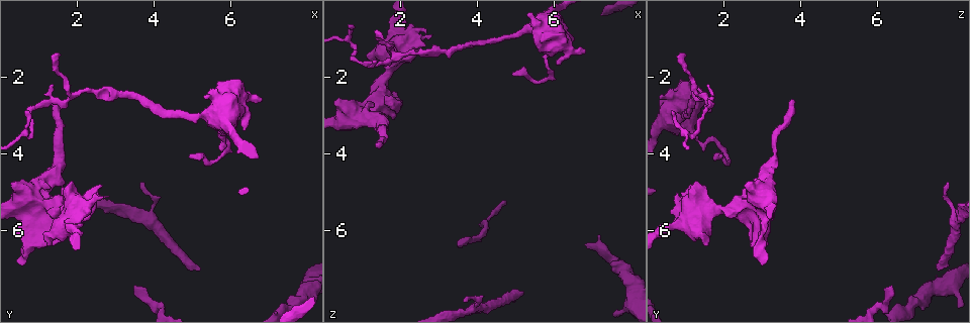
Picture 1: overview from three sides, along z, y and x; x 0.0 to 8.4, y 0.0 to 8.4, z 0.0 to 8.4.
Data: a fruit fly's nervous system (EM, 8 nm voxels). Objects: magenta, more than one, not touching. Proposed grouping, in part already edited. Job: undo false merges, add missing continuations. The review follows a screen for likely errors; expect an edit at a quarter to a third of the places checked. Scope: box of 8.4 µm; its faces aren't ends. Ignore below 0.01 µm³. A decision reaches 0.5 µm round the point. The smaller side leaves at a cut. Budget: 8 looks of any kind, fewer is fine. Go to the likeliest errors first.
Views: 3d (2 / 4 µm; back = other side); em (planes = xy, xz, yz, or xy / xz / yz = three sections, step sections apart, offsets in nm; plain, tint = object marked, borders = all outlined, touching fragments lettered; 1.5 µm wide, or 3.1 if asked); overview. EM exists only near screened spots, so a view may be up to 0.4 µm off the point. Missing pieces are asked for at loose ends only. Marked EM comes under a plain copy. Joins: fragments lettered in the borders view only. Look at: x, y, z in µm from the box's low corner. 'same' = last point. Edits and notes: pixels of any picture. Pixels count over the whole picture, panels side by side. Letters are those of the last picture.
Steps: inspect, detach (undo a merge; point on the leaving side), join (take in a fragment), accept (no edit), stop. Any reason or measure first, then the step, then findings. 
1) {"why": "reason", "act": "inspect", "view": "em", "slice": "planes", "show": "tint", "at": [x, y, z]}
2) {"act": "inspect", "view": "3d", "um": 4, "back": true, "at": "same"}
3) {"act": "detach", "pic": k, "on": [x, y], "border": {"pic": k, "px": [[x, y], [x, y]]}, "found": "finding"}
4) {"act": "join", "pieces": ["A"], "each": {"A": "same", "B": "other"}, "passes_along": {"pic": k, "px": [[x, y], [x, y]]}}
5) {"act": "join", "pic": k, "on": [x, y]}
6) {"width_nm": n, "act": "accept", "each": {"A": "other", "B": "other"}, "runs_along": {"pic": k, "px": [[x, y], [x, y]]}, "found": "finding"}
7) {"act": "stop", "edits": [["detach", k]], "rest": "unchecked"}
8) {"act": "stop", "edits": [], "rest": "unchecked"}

{"act": "inspect", "view": "3d", "um": 4, "at": [5.20, 6.95, 7.60]}

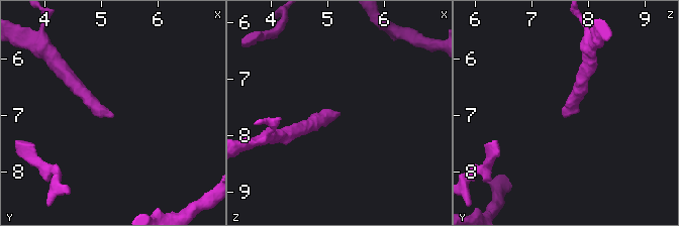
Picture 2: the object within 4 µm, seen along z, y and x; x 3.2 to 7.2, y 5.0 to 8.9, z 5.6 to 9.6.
{"act": "inspect", "view": "em", "slice": "planes", "show": "borders", "at": [5.20, 6.95, 7.60]}

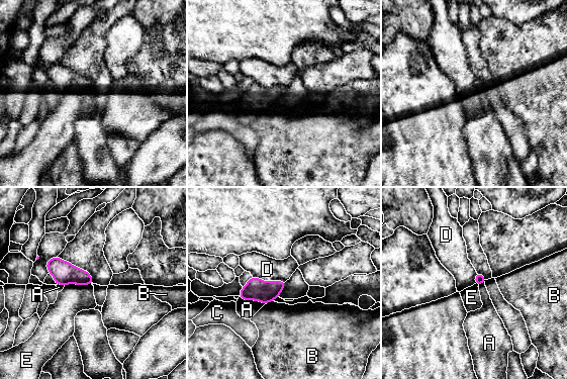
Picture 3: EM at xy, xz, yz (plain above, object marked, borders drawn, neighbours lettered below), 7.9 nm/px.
{"longest_contact_nm": ["D", 280], "act": "join", "pieces": ["A"], "each": {"A": "same", "B": "other", "C": "other", "D": "other", "E": "other"}, "passes_along": {"pic": 3, "px": [[256, 289], [253, 299], [247, 309]]}, "found": "it goes on there"}

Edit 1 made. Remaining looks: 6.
{"act": "inspect", "view": "overview"}

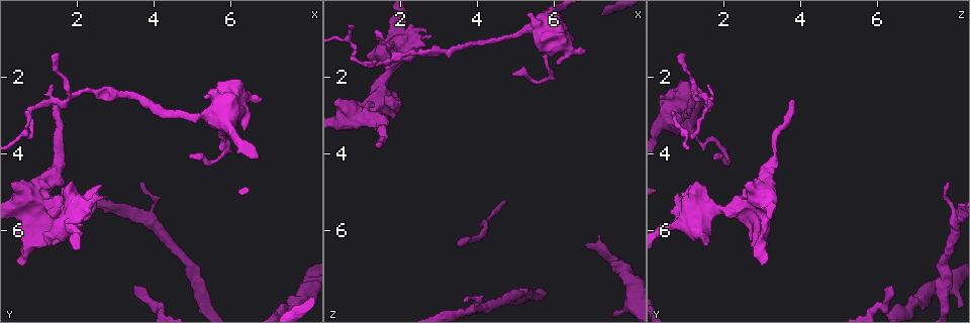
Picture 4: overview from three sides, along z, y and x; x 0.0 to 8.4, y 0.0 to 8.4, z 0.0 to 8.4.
{"why": "branch stops here", "act": "inspect", "view": "3d", "um": 2, "at": [0.55, 6.85, 3.00]}

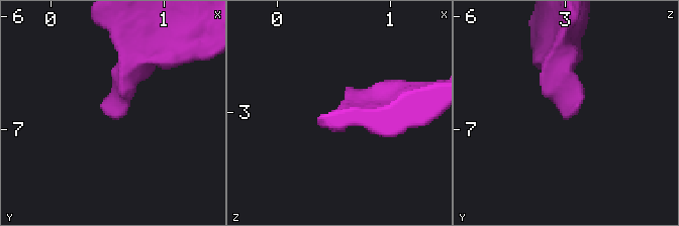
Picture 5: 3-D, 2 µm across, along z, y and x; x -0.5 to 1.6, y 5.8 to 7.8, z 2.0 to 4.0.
{"act": "inspect", "view": "em", "slice": "planes", "show": "borders", "at": [0.56, 6.88, 2.98]}

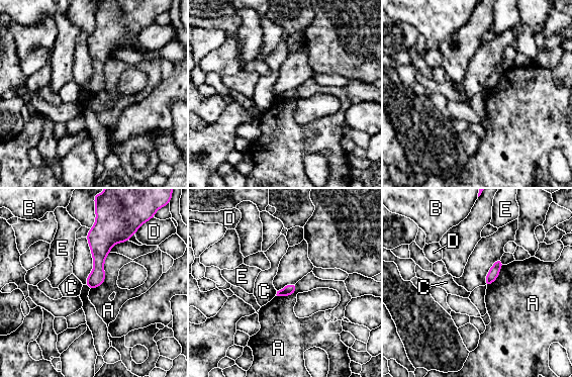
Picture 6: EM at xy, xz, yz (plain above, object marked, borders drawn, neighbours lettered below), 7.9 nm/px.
{"longest_contact_nm": ["A", 340], "act": "accept", "each": {"A": "other", "B": "other", "C": "other", "D": "other", "E": "other"}, "found": "none of them fits"}

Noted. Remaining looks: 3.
{"why": "thin end", "act": "inspect", "view": "em", "slice": "planes", "show": "borders", "at": [3.45, 7.50, 6.40]}

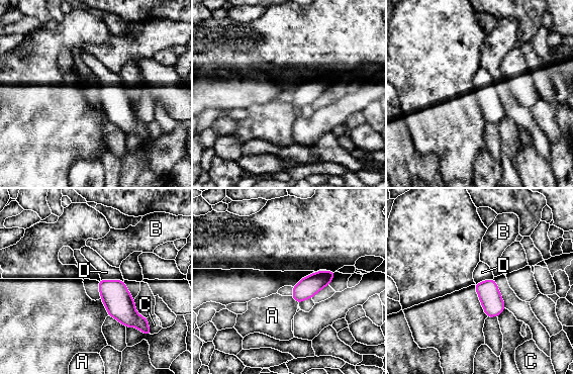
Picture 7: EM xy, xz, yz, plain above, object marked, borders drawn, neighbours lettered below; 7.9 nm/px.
{"act": "join", "pieces": ["D"], "each": {"A": "other", "B": "other", "C": "other", "D": "same"}, "passes_along": {"pic": 7, "px": [[119, 304], [112, 280], [106, 272]]}, "found": "the neuron continues"}

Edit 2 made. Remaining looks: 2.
{"act": "stop", "edits": [["join", 3], ["join", 7]], "rest": "unchecked"}

